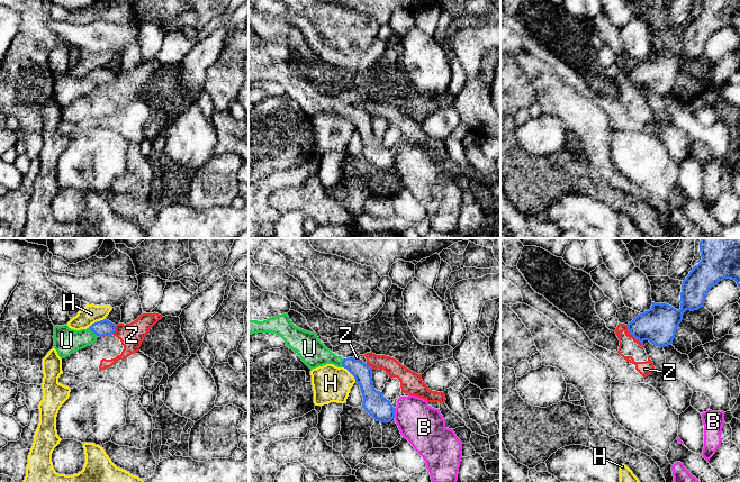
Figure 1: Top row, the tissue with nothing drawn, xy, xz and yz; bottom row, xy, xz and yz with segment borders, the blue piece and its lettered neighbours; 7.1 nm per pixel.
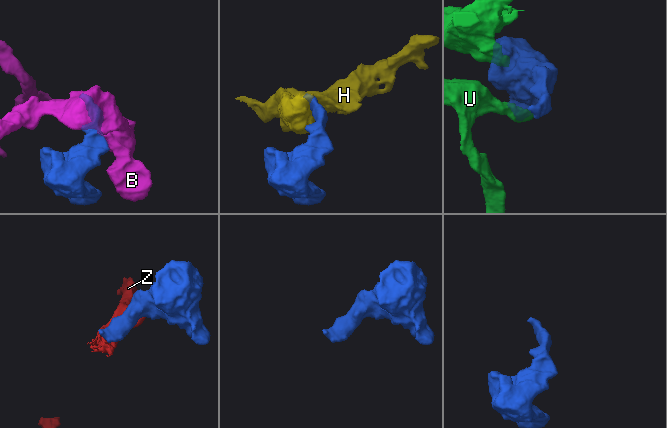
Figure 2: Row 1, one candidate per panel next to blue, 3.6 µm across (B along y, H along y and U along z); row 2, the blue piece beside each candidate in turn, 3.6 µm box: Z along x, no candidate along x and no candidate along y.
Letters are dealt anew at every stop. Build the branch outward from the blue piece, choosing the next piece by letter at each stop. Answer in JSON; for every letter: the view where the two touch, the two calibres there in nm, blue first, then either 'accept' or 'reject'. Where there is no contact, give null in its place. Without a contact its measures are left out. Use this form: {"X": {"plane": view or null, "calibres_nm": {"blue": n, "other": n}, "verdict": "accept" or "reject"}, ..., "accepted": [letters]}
{"B": {"plane": "xz", "calibres_nm": {"blue": 170, "other": 300}, "verdict": "reject"}, "H": {"plane": "xy", "calibres_nm": {"blue": 120, "other": 140}, "verdict": "reject"}, "U": {"plane": "xy", "calibres_nm": {"blue": 120, "other": 190}, "verdict": "accept"}, "Z": {"plane": "yz", "calibres_nm": {"blue": 260, "other": 100}, "verdict": "reject"}, "accepted": ["U"]}

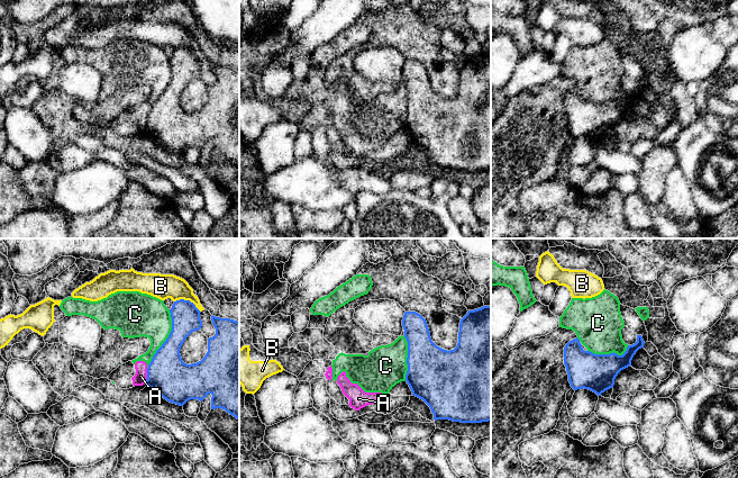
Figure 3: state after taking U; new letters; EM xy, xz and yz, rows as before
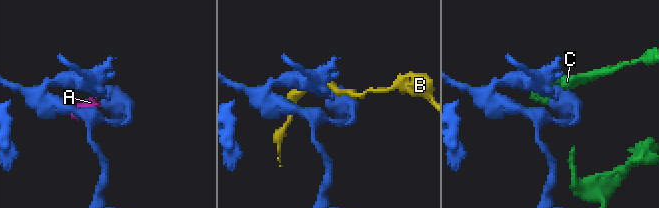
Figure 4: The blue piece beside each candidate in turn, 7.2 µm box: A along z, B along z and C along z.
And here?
{"A": {"plane": "xy", "calibres_nm": {"blue": 300, "other": 90}, "verdict": "reject"}, "B": {"plane": "xy", "calibres_nm": {"blue": 200, "other": 180}, "verdict": "reject"}, "C": {"plane": "xy", "calibres_nm": {"blue": 280, "other": 300}, "verdict": "reject"}, "accepted": []}

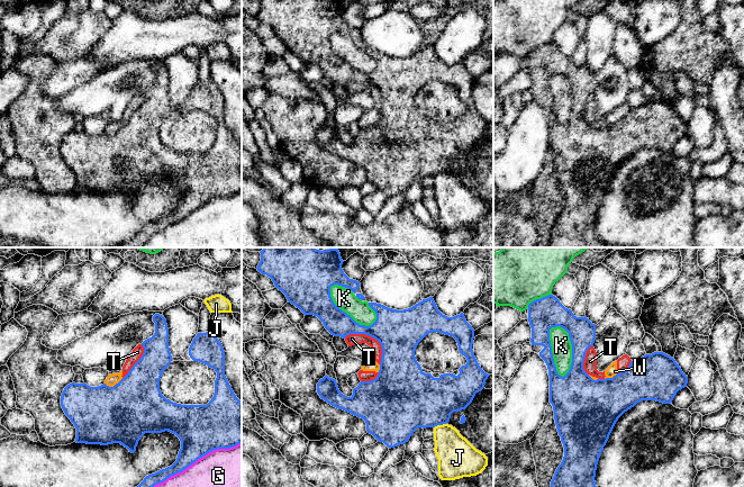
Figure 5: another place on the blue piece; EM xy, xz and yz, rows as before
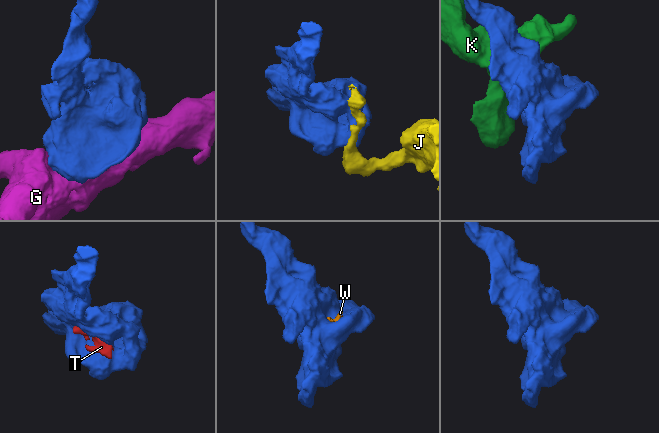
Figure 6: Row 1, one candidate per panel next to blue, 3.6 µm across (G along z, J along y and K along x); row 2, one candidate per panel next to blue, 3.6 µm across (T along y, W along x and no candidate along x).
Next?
{"G": {"plane": "xy", "calibres_nm": {"blue": 360, "other": 280}, "verdict": "reject"}, "J": {"plane": "xz", "calibres_nm": {"blue": 400, "other": 260}, "verdict": "reject"}, "K": {"plane": "yz", "calibres_nm": {"blue": 200, "other": 140}, "verdict": "reject"}, "T": {"plane": "xz", "calibres_nm": {"blue": 320, "other": 80}, "verdict": "reject"}, "W": {"plane": "xy", "calibres_nm": {"blue": 420, "other": 80}, "verdict": "reject"}, "accepted": []}

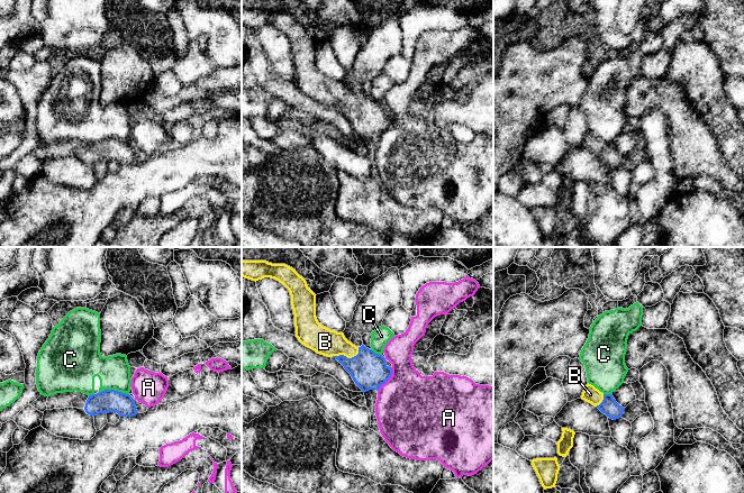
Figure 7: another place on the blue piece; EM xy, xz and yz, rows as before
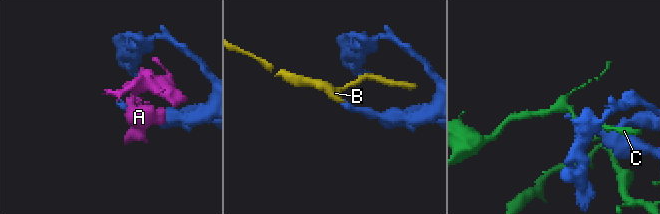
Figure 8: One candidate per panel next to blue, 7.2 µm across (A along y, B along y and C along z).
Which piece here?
{"A": {"plane": "xz", "calibres_nm": {"blue": 260, "other": 480}, "verdict": "reject"}, "B": {"plane": "xz", "calibres_nm": {"blue": 260, "other": 190}, "verdict": "accept"}, "C": {"plane": "xy", "calibres_nm": {"blue": 160, "other": 240}, "verdict": "reject"}, "accepted": ["B"]}

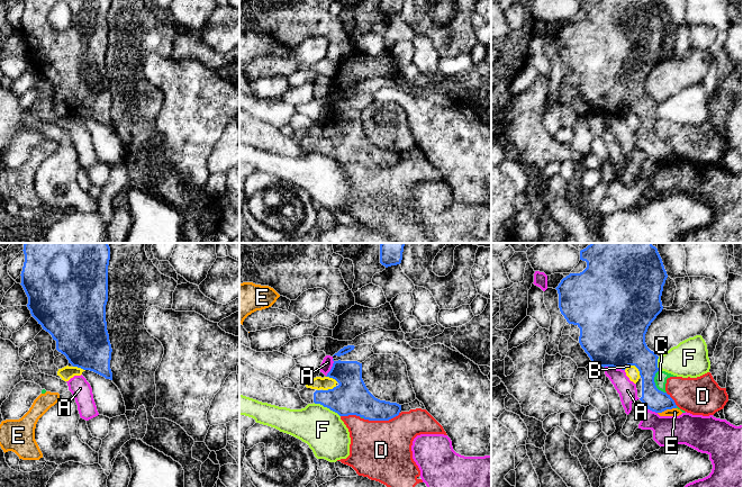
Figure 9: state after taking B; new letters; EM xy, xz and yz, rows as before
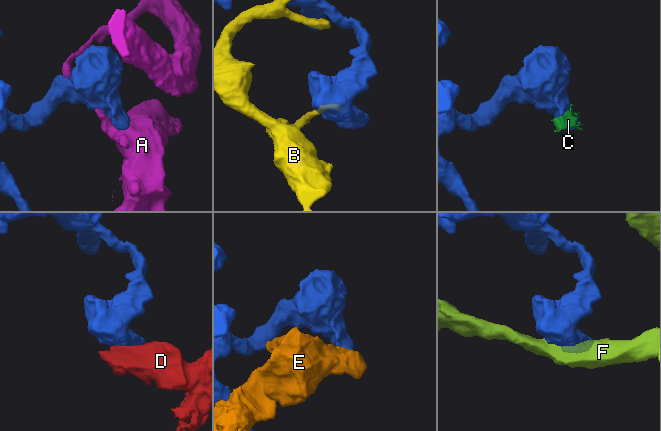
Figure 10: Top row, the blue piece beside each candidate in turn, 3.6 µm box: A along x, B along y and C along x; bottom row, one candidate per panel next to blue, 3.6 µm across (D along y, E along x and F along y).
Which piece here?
{"A": {"plane": "yz", "calibres_nm": {"blue": 460, "other": 130}, "verdict": "reject"}, "B": {"plane": "yz", "calibres_nm": {"blue": 440, "other": 90}, "verdict": "reject"}, "C": {"plane": "yz", "calibres_nm": {"blue": 170, "other": 90}, "verdict": "reject"}, "D": {"plane": "xz", "calibres_nm": {"blue": 240, "other": 440}, "verdict": "reject"}, "E": {"plane": "yz", "calibres_nm": {"blue": 160, "other": 60}, "verdict": "reject"}, "F": {"plane": "xz", "calibres_nm": {"blue": 260, "other": 300}, "verdict": "reject"}, "accepted": []}

